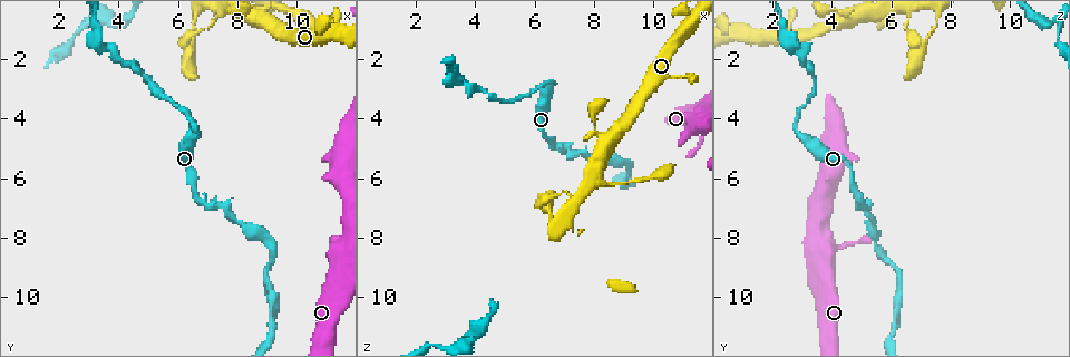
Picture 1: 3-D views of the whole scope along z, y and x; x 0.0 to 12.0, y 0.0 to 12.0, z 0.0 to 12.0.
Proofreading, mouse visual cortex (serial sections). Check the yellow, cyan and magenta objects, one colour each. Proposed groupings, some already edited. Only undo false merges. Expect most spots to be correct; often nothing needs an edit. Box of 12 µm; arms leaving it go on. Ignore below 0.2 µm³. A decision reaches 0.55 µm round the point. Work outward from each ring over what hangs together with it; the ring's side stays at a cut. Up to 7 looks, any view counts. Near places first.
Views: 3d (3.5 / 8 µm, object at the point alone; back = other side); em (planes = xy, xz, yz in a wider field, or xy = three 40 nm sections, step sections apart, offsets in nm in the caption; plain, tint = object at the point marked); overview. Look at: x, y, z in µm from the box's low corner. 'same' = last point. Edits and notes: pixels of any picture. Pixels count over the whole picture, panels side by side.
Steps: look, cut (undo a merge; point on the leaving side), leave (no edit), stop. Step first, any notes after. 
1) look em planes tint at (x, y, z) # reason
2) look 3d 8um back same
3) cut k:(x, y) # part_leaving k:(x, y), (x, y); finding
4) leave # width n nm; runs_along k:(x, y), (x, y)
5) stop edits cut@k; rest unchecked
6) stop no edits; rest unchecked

look 3d 8um at (6.4, 4.2, 2.9)

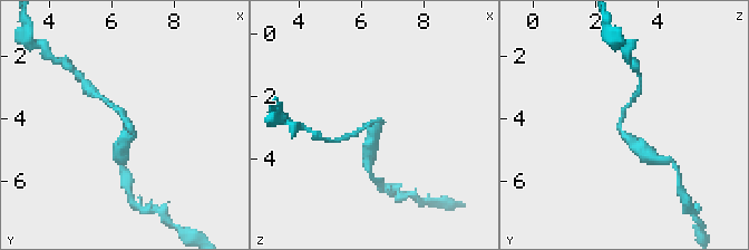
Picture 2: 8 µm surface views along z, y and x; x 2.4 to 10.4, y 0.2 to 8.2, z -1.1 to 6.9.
look 3d 3.5um at (6.5, 4.2, 2.8)

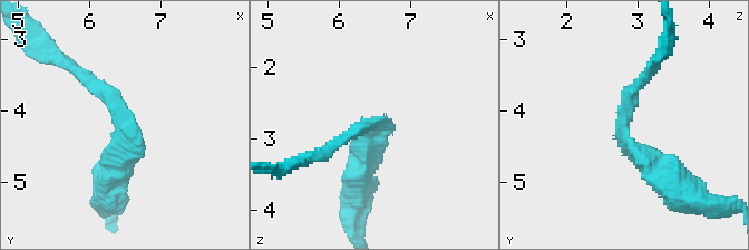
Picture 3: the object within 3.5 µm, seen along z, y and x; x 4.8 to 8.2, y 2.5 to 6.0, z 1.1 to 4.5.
look em xy step 3 tint at (6.50, 4.20, 2.80) # arm_widths 150, 300 nm; shape alone is not enough

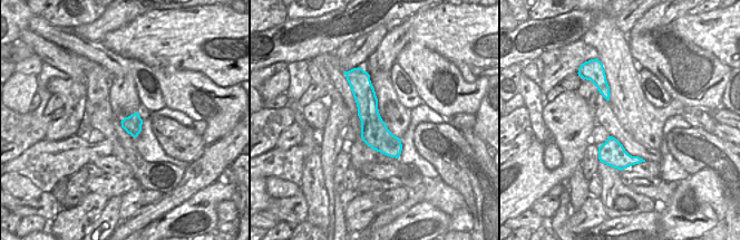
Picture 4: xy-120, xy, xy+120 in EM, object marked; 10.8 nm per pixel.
leave # continuous, no second cell

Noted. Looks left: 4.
look 3d 8um at (6.9, 0.9, 6.5) # touches itself

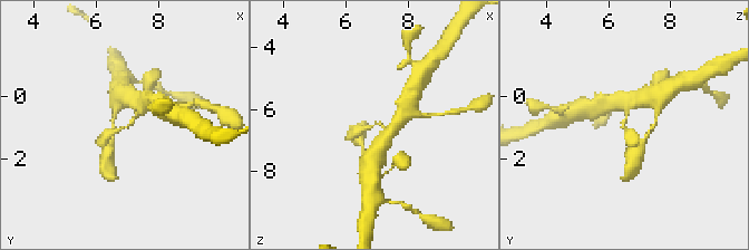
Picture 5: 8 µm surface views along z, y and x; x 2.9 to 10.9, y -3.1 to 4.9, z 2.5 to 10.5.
look em xy step 2 tint at (6.9, 0.9, 6.6)

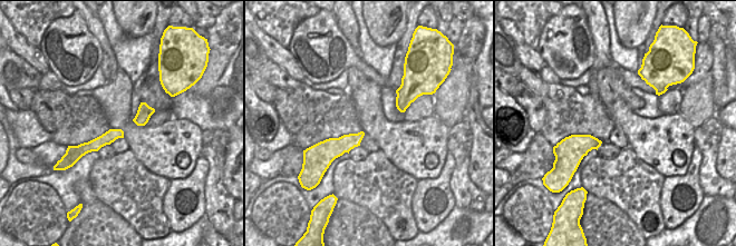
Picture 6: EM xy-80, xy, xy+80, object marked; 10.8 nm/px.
leave # runs_along 5:(144, 102), (132, 123), (124, 126); one cell here

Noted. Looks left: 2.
look 3d 3.5um at (3.6, 1.6, 2.7) # a narrow waist

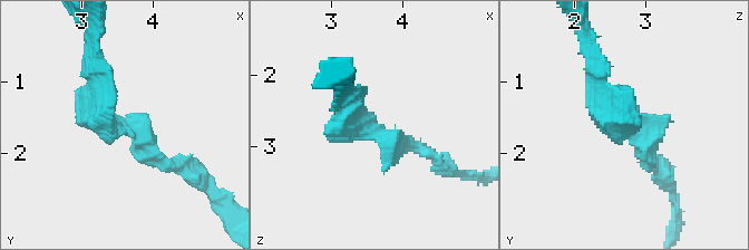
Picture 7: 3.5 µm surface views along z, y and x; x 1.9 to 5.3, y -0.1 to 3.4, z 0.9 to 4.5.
look em xy step 1 tint at (3.55, 1.65, 2.70) # shape alone is not enough

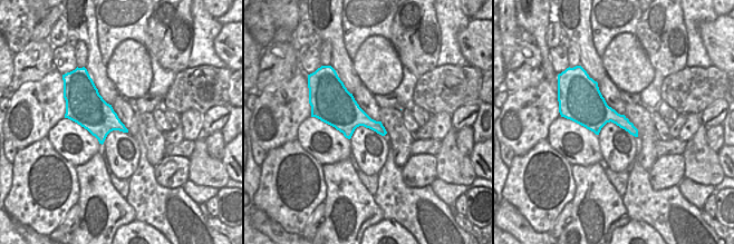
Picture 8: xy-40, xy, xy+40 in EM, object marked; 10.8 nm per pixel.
leave # all the same cell

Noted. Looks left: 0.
stop no edits; rest unchecked

